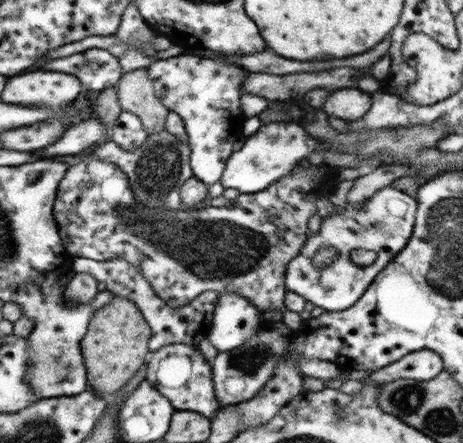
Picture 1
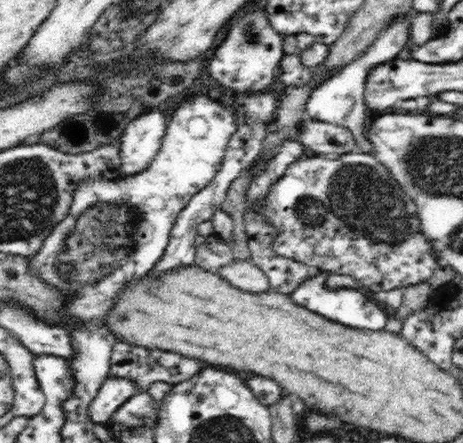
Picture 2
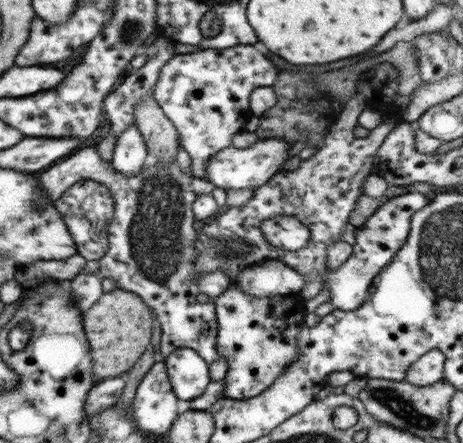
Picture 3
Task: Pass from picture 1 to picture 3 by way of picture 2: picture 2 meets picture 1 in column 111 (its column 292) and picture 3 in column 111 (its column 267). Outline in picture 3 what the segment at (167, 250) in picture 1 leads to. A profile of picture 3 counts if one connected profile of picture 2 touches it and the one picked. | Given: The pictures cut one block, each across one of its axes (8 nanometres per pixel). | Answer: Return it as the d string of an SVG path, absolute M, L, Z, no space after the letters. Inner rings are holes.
M81 180L73 186L69 186L55 202L55 212L61 214L61 220L71 232L71 238L77 244L77 254L87 258L87 260L99 260L107 254L109 250L109 240L107 240L107 226L113 218L113 198L107 192L105 186L91 182L91 180Z

